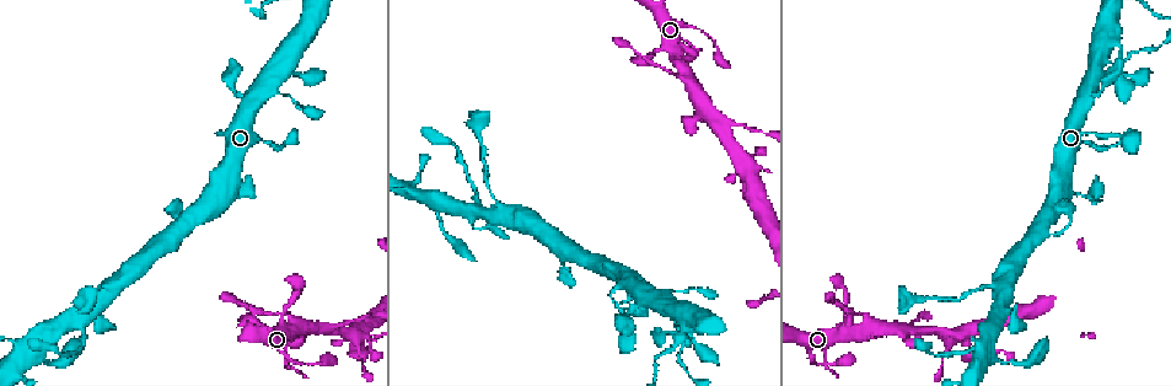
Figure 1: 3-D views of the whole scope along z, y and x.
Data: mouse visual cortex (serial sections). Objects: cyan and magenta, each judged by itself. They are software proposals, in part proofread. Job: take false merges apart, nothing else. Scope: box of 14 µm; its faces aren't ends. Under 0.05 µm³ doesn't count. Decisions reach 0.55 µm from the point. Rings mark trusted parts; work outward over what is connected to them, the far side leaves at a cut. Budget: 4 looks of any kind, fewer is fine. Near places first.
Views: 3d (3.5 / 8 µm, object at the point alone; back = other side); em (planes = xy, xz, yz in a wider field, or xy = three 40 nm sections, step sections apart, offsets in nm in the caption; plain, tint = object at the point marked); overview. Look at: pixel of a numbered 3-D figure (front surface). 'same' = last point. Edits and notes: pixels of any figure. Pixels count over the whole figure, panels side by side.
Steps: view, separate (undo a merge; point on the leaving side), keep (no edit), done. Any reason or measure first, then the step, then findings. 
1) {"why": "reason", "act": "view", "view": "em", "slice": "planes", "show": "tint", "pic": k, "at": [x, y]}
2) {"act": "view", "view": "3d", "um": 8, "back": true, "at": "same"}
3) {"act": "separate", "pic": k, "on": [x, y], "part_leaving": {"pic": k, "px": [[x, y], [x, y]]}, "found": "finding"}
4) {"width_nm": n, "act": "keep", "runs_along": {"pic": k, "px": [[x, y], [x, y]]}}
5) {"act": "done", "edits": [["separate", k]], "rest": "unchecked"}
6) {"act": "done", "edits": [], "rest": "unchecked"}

{"why": "two arms at a narrow angle", "act": "view", "view": "3d", "um": 3.5, "pic": 1, "at": [284, 75]}

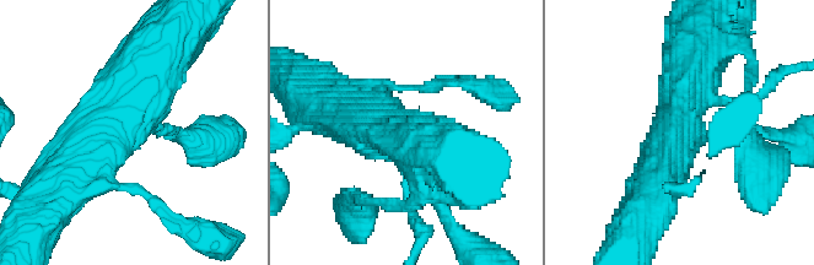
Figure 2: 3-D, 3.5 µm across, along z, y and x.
{"act": "keep", "runs_along": {"pic": 2, "px": [[63, 190], [96, 157], [152, 63]]}, "found": "all the same cell"}

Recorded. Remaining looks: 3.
{"why": "calibre changes", "act": "view", "view": "3d", "um": 3.5, "pic": 1, "at": [1092, 196]}

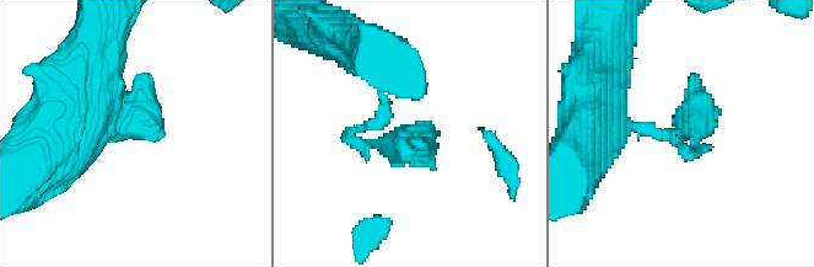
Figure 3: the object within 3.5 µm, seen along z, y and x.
{"why": "shape alone is not enough", "act": "view", "view": "em", "slice": "xy", "step": 2, "show": "tint", "pic": 3, "at": [683, 132]}

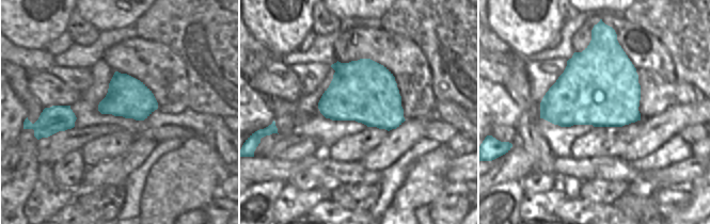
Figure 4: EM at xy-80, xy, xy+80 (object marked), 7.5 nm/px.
{"width_nm": 480, "act": "keep", "runs_along": {"pic": 3, "px": [[373, 59], [381, 124], [422, 144]]}, "found": "continuous, no second cell"}

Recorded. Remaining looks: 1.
{"act": "done", "edits": [], "rest": "unchecked"}

